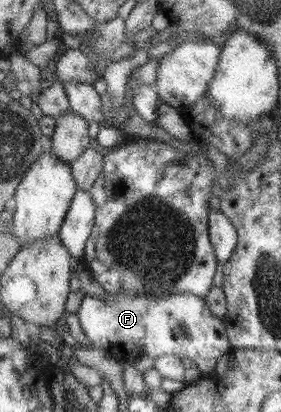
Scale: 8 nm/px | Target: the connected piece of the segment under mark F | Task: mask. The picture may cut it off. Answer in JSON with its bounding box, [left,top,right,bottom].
[74,292,232,373]

